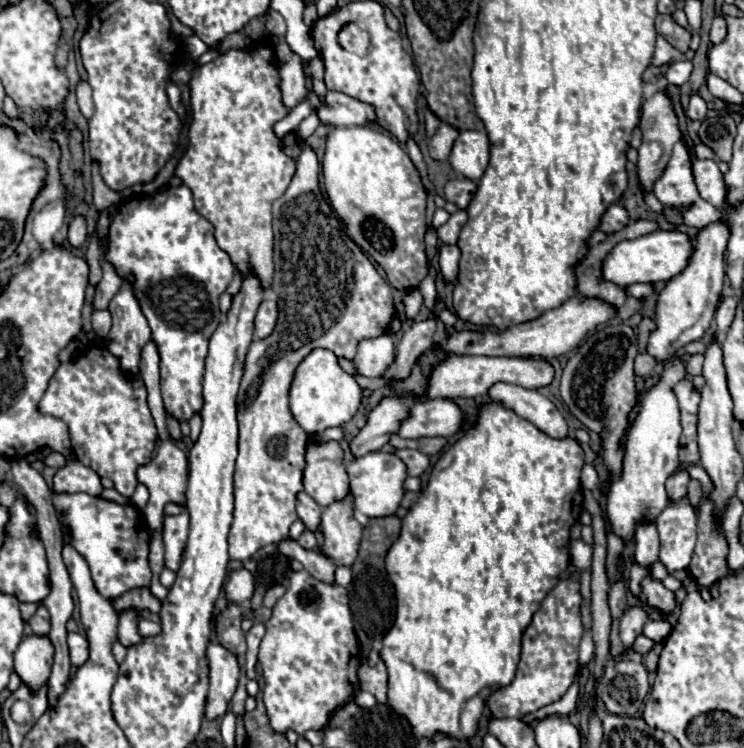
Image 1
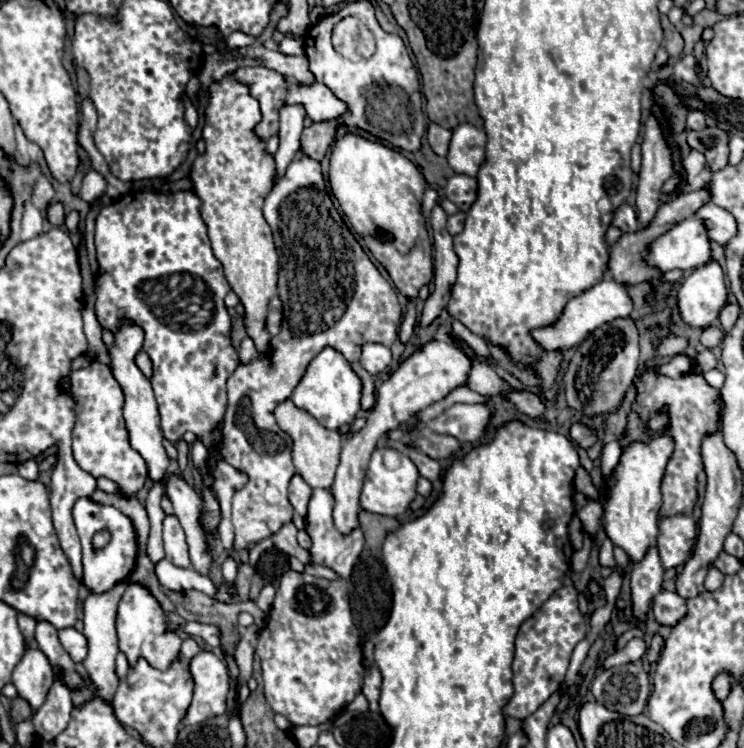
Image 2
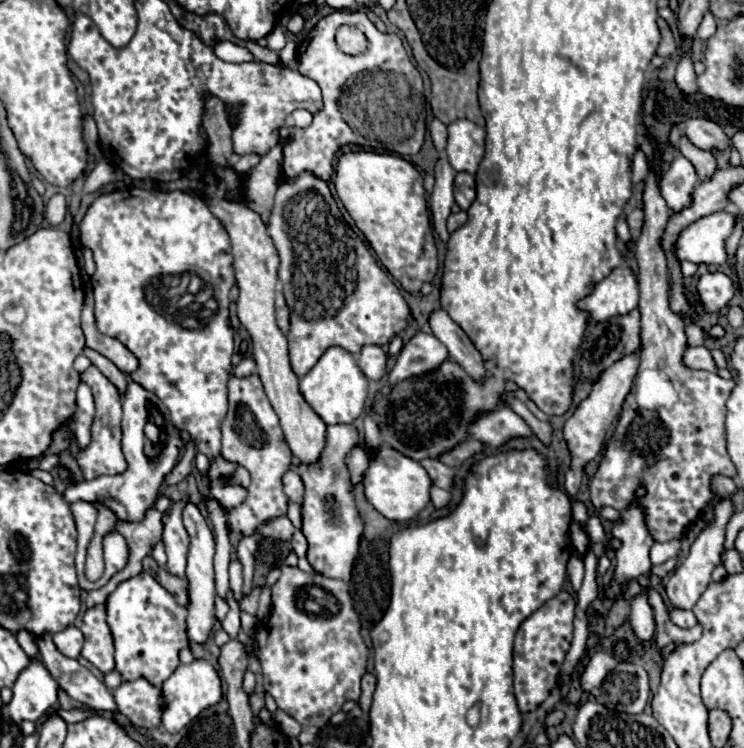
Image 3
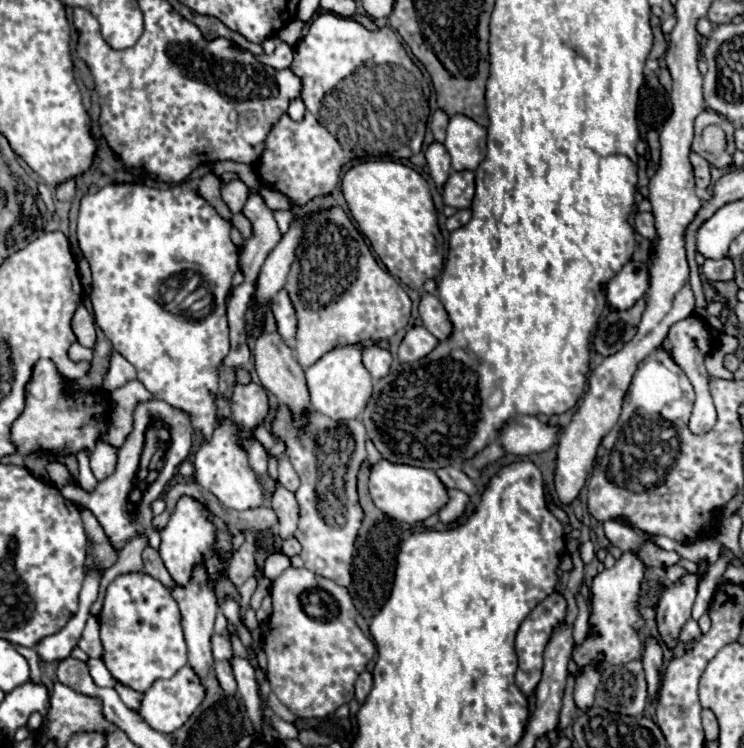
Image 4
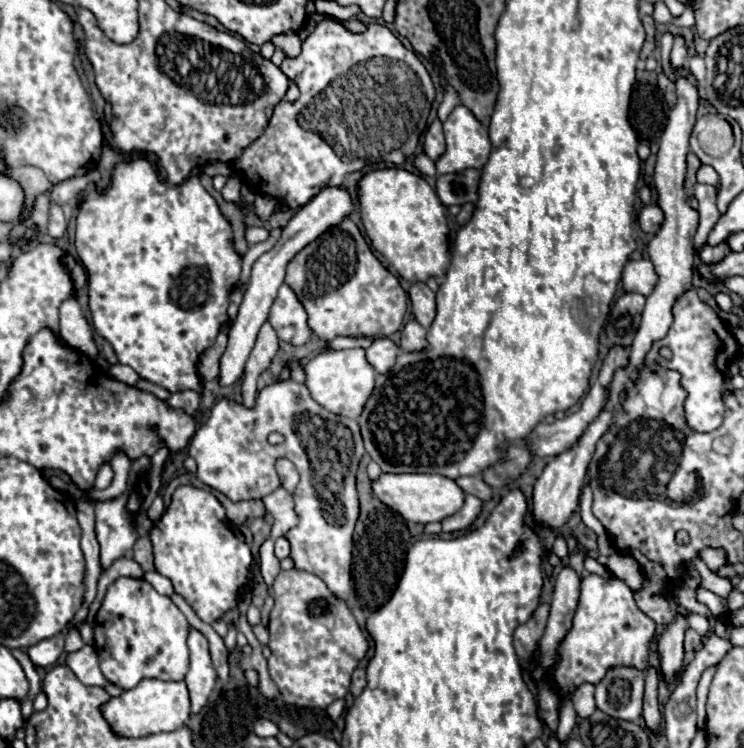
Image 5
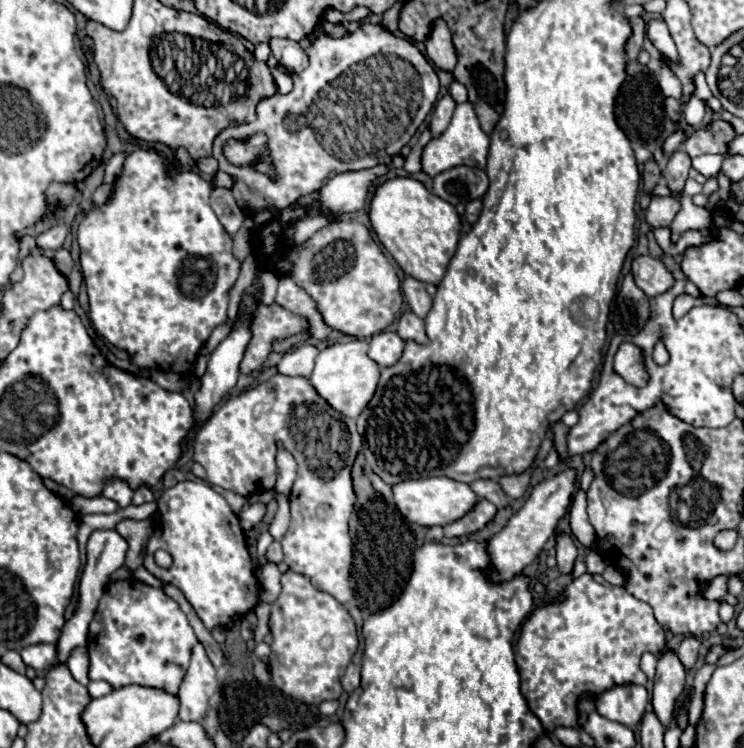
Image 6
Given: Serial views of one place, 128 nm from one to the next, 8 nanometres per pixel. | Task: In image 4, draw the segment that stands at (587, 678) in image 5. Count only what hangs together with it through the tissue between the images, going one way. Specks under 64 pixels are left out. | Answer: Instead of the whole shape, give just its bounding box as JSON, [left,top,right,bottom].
[574,550,646,668]

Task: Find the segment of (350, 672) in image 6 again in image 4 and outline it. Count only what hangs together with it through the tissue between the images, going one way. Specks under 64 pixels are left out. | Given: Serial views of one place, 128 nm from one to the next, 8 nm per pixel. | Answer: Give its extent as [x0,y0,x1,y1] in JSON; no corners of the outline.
[356,672,374,704]

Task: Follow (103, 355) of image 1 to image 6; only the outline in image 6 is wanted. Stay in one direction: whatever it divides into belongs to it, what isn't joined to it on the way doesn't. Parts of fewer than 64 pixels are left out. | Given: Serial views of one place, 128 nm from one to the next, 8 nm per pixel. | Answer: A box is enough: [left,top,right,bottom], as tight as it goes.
[102,478,134,508]

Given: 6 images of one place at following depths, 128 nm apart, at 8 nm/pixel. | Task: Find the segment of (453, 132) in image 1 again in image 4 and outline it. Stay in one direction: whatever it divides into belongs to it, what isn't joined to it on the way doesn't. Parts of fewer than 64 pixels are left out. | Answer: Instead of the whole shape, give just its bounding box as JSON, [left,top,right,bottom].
[432,110,450,144]

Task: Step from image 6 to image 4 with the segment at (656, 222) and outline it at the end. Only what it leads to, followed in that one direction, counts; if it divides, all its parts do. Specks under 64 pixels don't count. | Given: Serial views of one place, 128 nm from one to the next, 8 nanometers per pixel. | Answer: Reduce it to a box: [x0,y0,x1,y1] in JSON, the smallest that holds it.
[634,212,656,238]

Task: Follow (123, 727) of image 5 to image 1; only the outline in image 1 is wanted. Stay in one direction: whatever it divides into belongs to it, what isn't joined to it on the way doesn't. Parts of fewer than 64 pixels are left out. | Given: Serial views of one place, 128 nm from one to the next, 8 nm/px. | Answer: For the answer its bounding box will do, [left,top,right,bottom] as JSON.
[206,642,240,718]

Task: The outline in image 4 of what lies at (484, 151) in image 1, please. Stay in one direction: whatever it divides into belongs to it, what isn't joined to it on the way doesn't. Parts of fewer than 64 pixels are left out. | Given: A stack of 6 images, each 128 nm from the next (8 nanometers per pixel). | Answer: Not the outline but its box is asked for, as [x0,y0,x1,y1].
[444,116,486,170]

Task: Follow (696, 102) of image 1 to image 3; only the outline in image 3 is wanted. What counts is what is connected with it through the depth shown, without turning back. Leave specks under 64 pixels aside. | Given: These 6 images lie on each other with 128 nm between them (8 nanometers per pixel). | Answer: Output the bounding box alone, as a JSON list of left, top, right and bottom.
[686,118,728,150]

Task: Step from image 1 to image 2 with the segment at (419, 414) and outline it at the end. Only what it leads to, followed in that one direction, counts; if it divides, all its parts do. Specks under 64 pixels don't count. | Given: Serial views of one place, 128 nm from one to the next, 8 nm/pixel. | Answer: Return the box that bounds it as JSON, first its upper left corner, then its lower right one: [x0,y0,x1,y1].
[430,404,488,442]

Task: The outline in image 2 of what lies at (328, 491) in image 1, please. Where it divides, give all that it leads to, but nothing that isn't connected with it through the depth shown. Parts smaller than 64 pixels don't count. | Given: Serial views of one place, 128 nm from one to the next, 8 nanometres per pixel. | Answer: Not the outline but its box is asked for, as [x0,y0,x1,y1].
[274,400,342,490]

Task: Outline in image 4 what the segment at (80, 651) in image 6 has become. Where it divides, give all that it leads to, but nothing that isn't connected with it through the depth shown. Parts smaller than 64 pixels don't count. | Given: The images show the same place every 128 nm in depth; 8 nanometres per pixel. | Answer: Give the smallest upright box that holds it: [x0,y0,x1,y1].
[88,660,116,688]

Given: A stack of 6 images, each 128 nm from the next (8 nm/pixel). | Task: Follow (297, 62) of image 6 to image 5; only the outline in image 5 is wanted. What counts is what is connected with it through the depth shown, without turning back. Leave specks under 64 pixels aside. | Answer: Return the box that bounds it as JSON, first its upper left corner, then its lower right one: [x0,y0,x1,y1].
[272,32,300,56]

